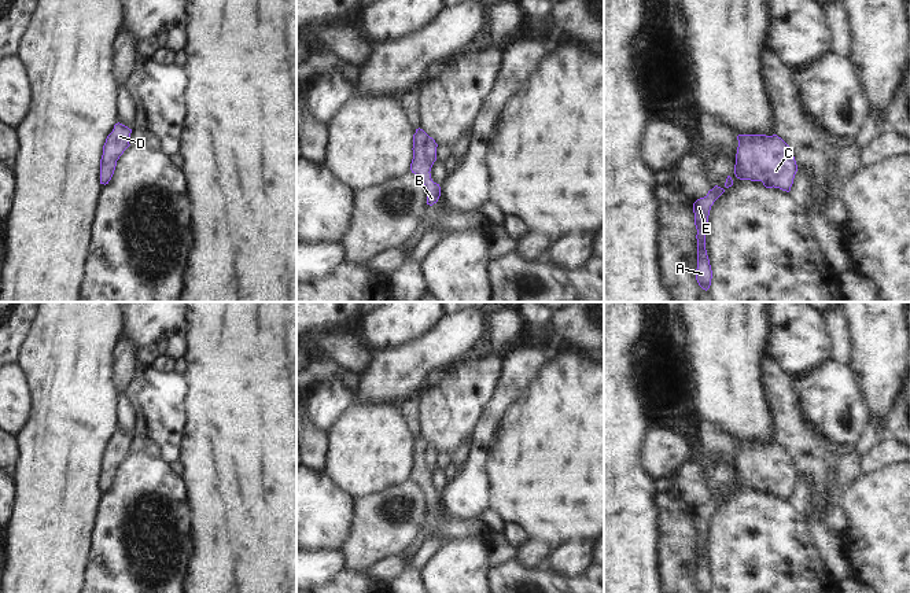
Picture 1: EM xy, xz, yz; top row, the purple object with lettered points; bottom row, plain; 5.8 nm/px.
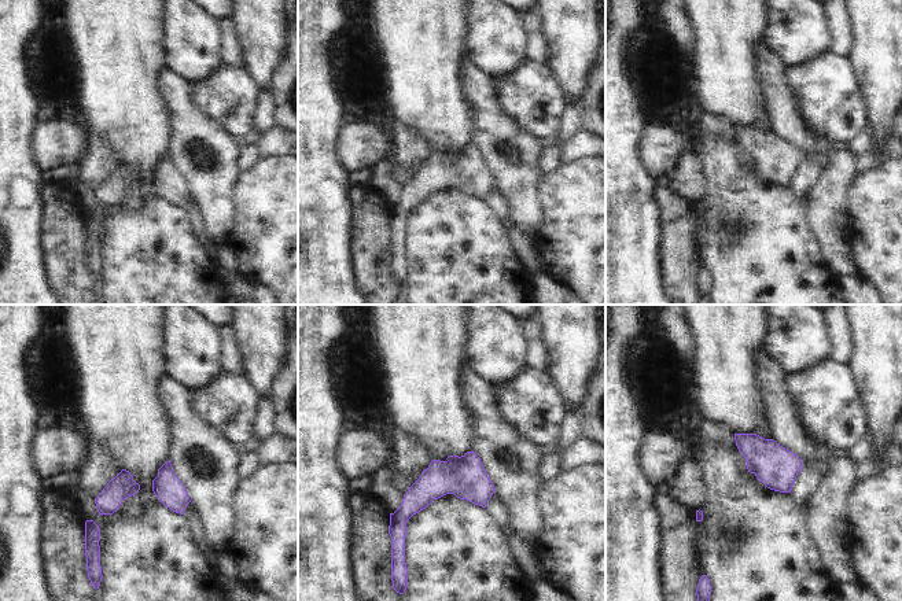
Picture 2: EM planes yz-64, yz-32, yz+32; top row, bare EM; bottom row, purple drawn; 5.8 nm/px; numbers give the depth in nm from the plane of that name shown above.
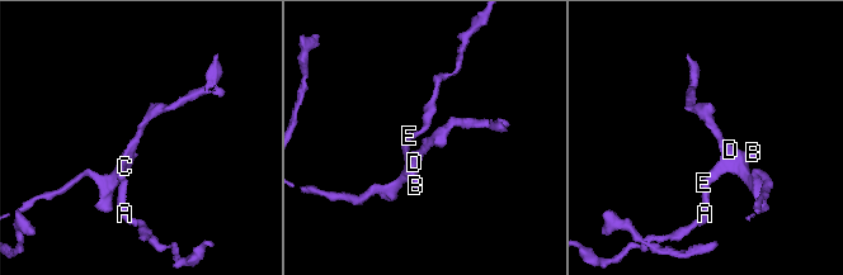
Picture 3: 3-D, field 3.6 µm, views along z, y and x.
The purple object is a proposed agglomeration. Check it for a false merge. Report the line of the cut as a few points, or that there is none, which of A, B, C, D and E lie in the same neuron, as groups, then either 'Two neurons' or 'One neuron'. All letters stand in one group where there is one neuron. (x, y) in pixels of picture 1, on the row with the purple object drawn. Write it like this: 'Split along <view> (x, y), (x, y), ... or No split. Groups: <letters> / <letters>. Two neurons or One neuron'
No split. Groups: A B C D E. One neuron.

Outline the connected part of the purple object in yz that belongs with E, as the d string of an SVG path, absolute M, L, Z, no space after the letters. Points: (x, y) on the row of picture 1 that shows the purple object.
M715 185L704 198L697 199L693 203L695 225L697 229L697 269L696 280L703 290L708 290L711 286L712 270L705 250L705 232L708 228L708 216L714 202L725 192L723 188Z

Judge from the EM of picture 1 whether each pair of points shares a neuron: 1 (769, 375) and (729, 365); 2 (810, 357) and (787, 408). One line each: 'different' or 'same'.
1: different
2: different

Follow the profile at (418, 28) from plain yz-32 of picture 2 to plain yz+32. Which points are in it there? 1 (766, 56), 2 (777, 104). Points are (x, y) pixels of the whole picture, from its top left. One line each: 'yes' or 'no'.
1: no
2: no

